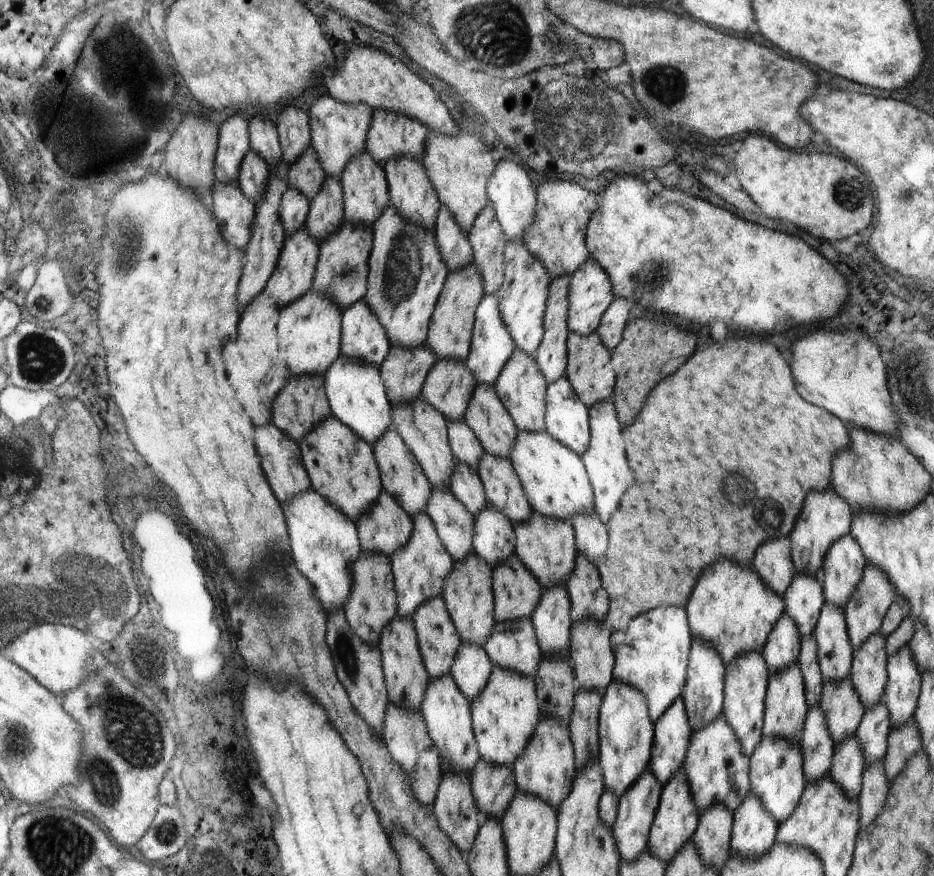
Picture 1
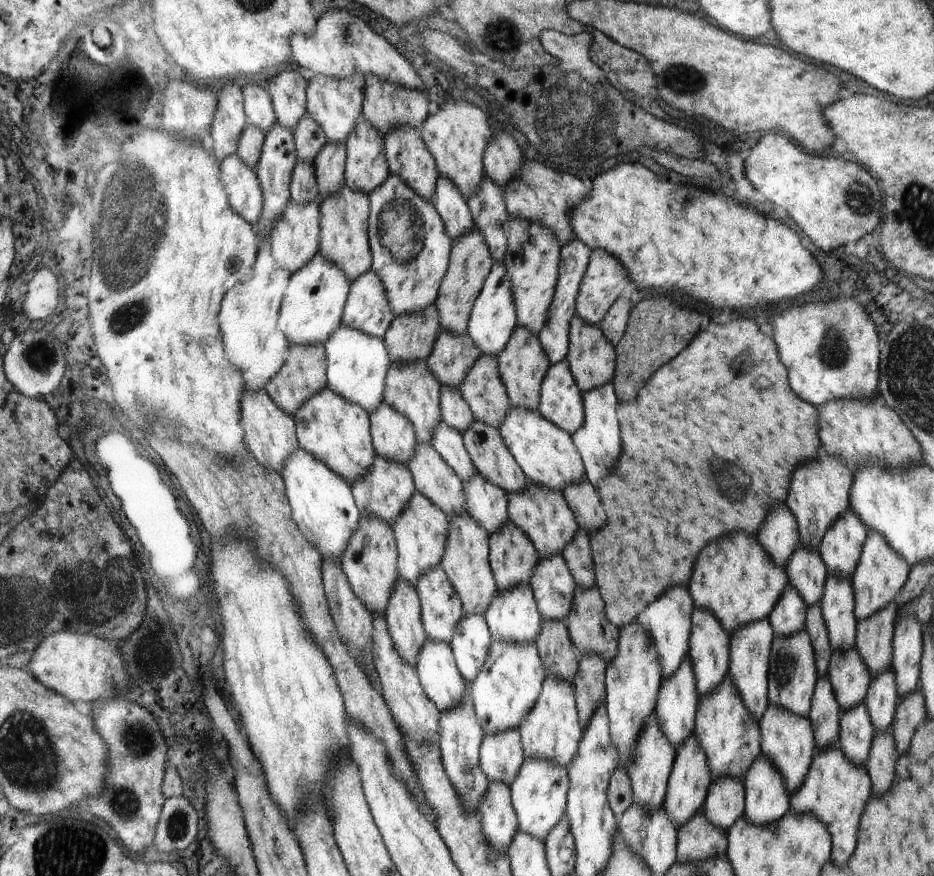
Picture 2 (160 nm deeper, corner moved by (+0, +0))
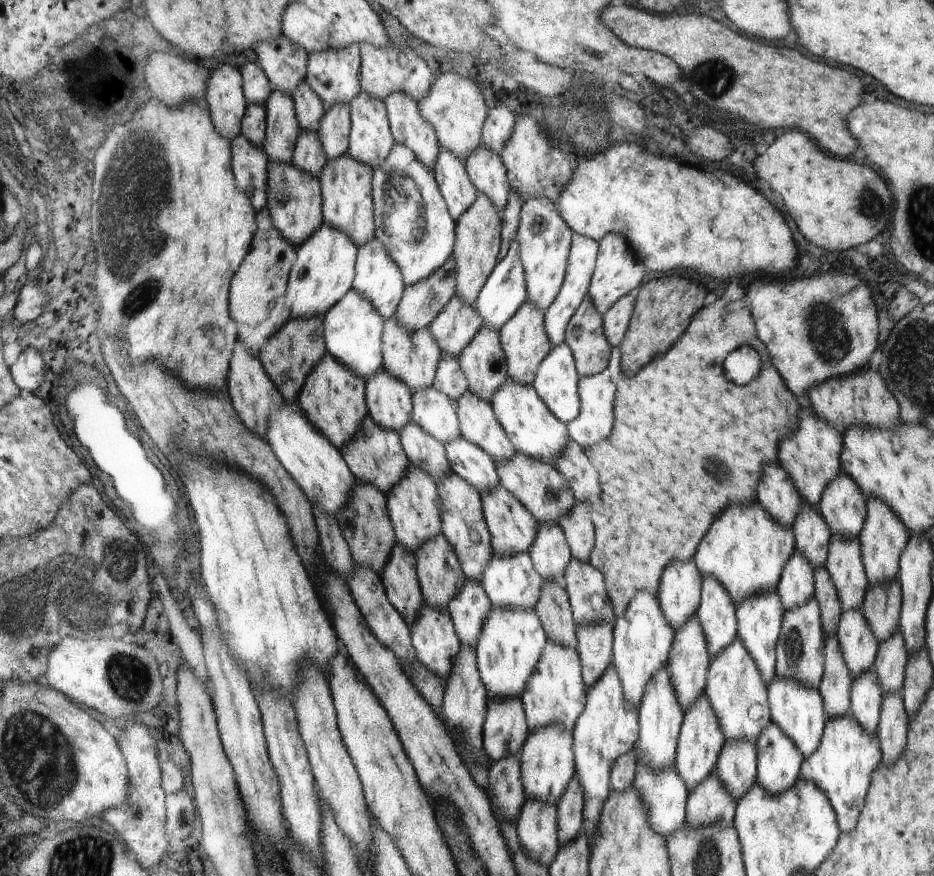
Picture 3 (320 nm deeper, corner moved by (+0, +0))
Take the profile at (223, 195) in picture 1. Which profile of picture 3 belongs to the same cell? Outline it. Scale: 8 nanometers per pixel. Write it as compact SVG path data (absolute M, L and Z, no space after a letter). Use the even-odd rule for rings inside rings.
M239 134L231 141L231 154L231 168L240 192L244 192L248 196L256 213L262 211L262 208L267 208L269 196L266 182L268 182L269 162L262 147L254 146L250 140L244 138L244 135Z

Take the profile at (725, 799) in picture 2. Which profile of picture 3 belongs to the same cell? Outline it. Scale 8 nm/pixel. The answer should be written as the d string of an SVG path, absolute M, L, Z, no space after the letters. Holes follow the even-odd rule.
M725 739L724 746L716 761L714 775L718 775L725 787L738 800L757 778L757 746L754 741L744 739Z

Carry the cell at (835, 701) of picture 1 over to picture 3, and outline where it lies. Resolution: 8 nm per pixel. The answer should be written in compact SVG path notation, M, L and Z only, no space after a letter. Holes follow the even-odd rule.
M862 605L841 612L836 636L854 677L861 672L874 670L879 640L864 616Z

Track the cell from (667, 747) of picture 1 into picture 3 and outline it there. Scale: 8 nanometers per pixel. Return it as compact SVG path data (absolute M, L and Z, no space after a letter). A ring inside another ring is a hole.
M694 613L687 620L687 623L684 623L683 627L680 627L675 632L674 646L672 646L670 656L667 659L675 695L681 702L685 712L698 702L699 696L706 690L707 672L710 670L711 659L707 634L704 632L703 624L699 621L699 617Z

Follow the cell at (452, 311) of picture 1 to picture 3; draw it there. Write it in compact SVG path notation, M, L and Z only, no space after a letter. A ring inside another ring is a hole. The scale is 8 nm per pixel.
M477 194L476 202L460 216L455 229L454 258L458 287L455 296L460 296L470 306L478 302L479 293L486 286L491 273L499 265L504 250L502 239L503 220L492 200L484 194Z

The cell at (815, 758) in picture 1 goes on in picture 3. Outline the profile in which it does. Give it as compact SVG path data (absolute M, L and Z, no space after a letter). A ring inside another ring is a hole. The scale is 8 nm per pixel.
M834 633L826 638L826 666L822 682L818 685L828 718L844 716L849 712L853 677Z

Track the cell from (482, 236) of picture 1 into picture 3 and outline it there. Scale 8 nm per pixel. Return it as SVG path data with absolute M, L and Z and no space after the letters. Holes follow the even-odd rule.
M482 143L464 161L470 184L476 188L476 194L486 194L501 215L511 196L506 168L501 156L488 150Z

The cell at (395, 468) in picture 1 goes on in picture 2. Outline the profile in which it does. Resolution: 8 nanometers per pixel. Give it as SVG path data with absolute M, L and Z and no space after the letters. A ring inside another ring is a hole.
M383 400L382 406L370 414L371 439L375 452L406 466L415 449L414 425L402 411L394 410Z

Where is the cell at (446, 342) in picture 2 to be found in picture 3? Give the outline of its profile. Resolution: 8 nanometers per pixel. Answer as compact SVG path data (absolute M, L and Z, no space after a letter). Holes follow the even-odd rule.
M455 296L434 318L428 330L435 337L443 354L460 358L482 328L483 317L476 312L474 305L470 306L460 296Z

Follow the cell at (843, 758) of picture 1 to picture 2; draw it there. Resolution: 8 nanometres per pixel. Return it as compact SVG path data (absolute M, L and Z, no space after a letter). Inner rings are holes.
M862 702L840 715L837 744L853 763L864 766L875 733L875 726L872 724L867 706Z

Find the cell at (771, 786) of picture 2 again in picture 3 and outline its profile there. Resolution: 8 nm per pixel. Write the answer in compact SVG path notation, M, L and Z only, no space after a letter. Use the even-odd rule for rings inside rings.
M771 720L762 729L755 743L757 746L756 781L771 793L788 790L788 787L800 778L801 764L805 759L795 742Z

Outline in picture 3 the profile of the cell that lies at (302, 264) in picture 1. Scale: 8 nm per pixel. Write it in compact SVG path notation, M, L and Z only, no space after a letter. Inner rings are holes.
M269 164L267 210L274 226L288 244L298 247L307 242L323 226L323 196L319 178L314 178L291 164Z

